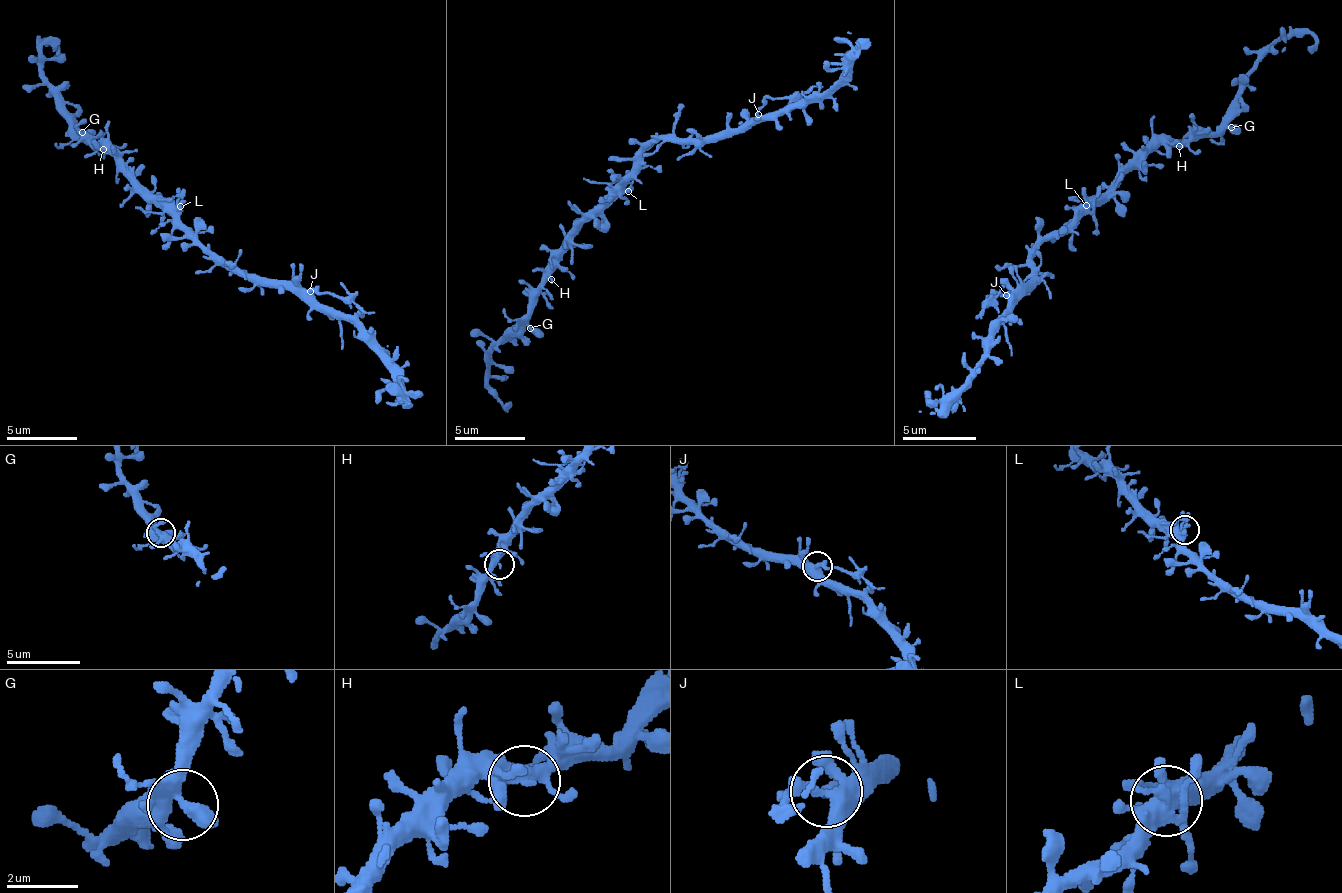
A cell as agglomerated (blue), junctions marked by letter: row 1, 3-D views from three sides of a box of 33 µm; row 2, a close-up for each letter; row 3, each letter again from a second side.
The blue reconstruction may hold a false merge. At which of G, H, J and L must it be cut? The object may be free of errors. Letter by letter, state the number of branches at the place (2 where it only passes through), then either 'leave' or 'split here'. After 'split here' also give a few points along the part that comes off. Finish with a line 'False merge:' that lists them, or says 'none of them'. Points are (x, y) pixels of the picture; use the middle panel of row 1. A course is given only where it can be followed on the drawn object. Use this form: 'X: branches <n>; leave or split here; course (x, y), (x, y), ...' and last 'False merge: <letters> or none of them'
G: branches 4; leave
H: branches 4; leave
J: branches 4; split here; course (759, 113), (769, 99), (797, 99), (815, 85), (822, 88)
L: branches 4; leave
False merge: J

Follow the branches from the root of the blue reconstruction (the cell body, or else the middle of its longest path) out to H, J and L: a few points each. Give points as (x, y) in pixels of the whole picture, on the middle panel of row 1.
H: (625, 177), (558, 251), (551, 279)
J: (625, 177), (632, 170), (632, 162), (653, 141), (663, 138), (734, 134), (759, 113)
L: (625, 177), (625, 187), (628, 191)

